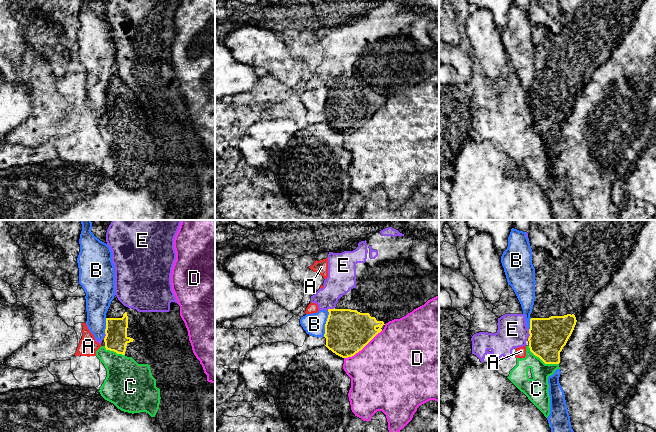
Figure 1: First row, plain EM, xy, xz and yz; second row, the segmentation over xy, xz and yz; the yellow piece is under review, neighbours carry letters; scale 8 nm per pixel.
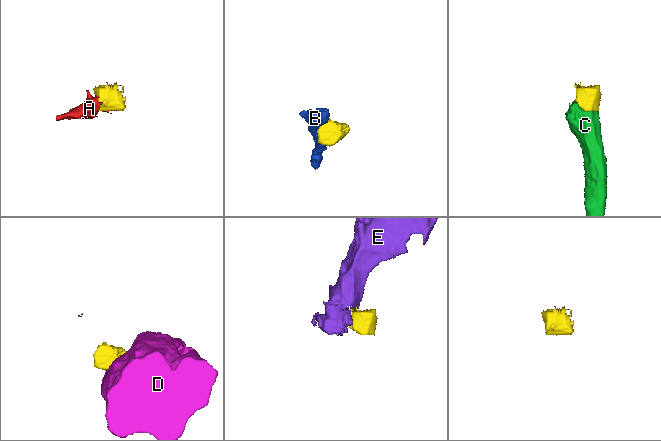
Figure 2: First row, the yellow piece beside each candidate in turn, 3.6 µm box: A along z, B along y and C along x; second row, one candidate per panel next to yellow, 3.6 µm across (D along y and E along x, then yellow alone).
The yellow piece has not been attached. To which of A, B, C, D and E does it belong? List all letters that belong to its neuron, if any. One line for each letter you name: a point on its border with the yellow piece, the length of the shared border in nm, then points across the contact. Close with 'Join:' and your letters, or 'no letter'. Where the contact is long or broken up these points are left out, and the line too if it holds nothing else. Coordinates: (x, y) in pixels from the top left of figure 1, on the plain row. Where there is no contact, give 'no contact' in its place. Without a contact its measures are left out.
C: yz (542, 136) | 280 nm
Join: C

